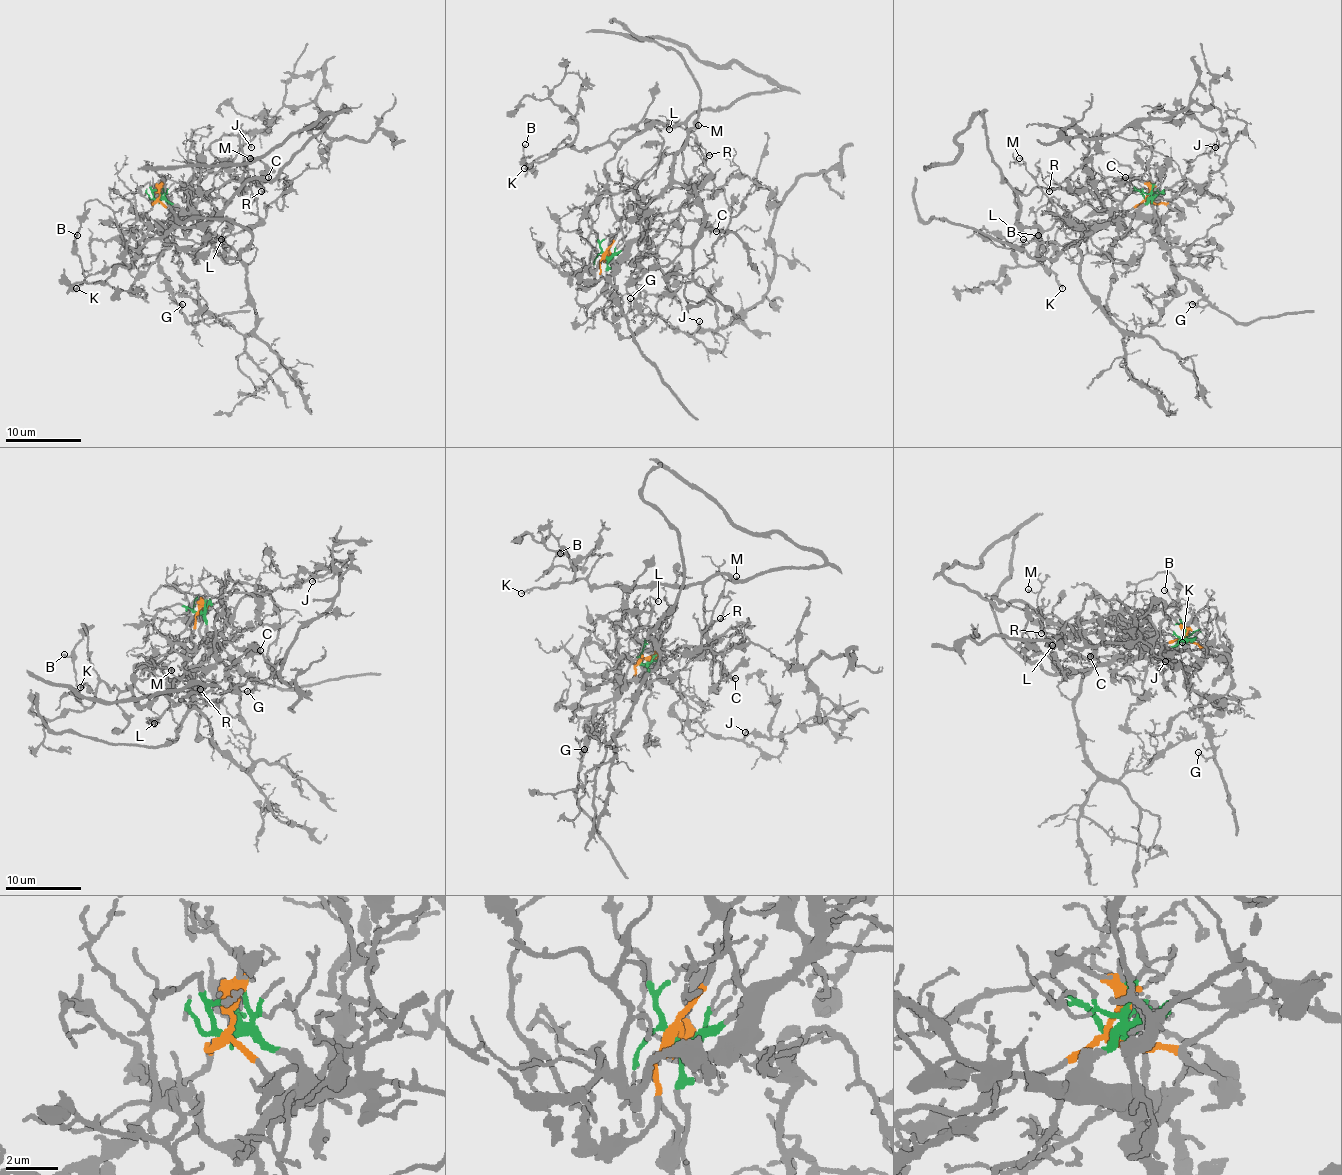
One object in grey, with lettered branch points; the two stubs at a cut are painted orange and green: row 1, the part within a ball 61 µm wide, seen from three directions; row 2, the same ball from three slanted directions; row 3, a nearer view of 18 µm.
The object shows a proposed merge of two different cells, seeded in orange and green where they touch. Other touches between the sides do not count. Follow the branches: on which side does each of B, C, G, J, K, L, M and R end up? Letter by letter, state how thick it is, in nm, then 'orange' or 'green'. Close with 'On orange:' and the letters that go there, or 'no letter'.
B: calibre 170 nm; orange
C: calibre 240 nm; green
G: calibre 160 nm; green
J: calibre 160 nm; green
K: calibre 180 nm; orange
L: calibre 150 nm; green
M: calibre 140 nm; green
R: calibre 160 nm; green
On orange: B, K

